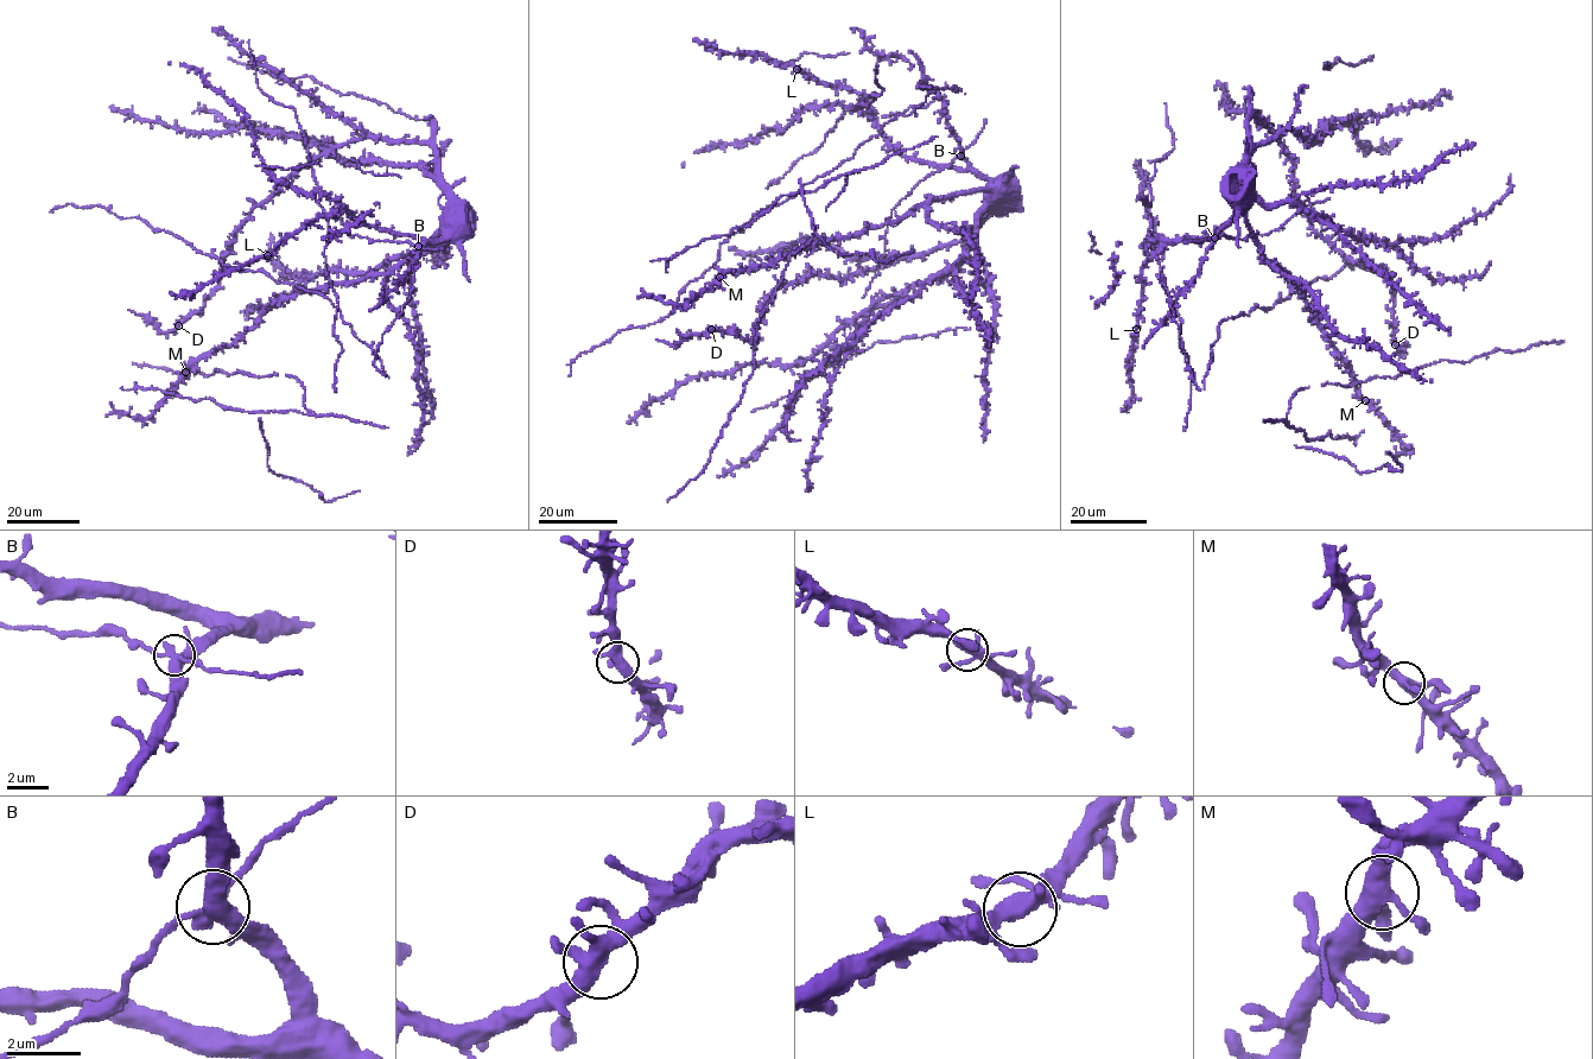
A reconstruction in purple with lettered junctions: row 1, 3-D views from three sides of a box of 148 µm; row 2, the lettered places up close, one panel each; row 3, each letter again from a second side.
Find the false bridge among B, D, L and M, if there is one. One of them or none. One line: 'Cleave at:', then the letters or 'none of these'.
Cleave at: B

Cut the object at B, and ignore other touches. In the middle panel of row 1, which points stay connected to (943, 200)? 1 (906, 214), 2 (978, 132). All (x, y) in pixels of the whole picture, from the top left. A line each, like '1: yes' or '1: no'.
1: yes
2: no

